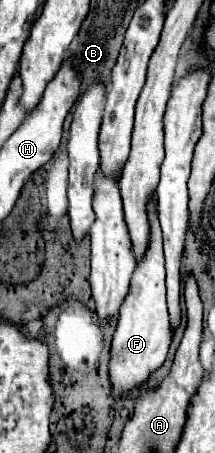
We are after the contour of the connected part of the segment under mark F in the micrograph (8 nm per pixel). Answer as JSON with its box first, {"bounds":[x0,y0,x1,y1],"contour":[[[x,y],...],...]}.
{"bounds":[109,196,171,396],"contour":[[[151,196],[149,204],[149,244],[145,258],[137,260],[135,274],[131,278],[131,290],[127,292],[127,298],[123,300],[123,306],[119,310],[119,324],[117,332],[113,336],[111,346],[111,362],[109,362],[109,376],[113,394],[125,396],[133,388],[147,382],[147,378],[165,362],[169,344],[171,344],[171,322],[167,312],[167,300],[165,300],[165,266],[163,266],[163,248],[161,248],[161,228],[157,220],[157,200]]]}

